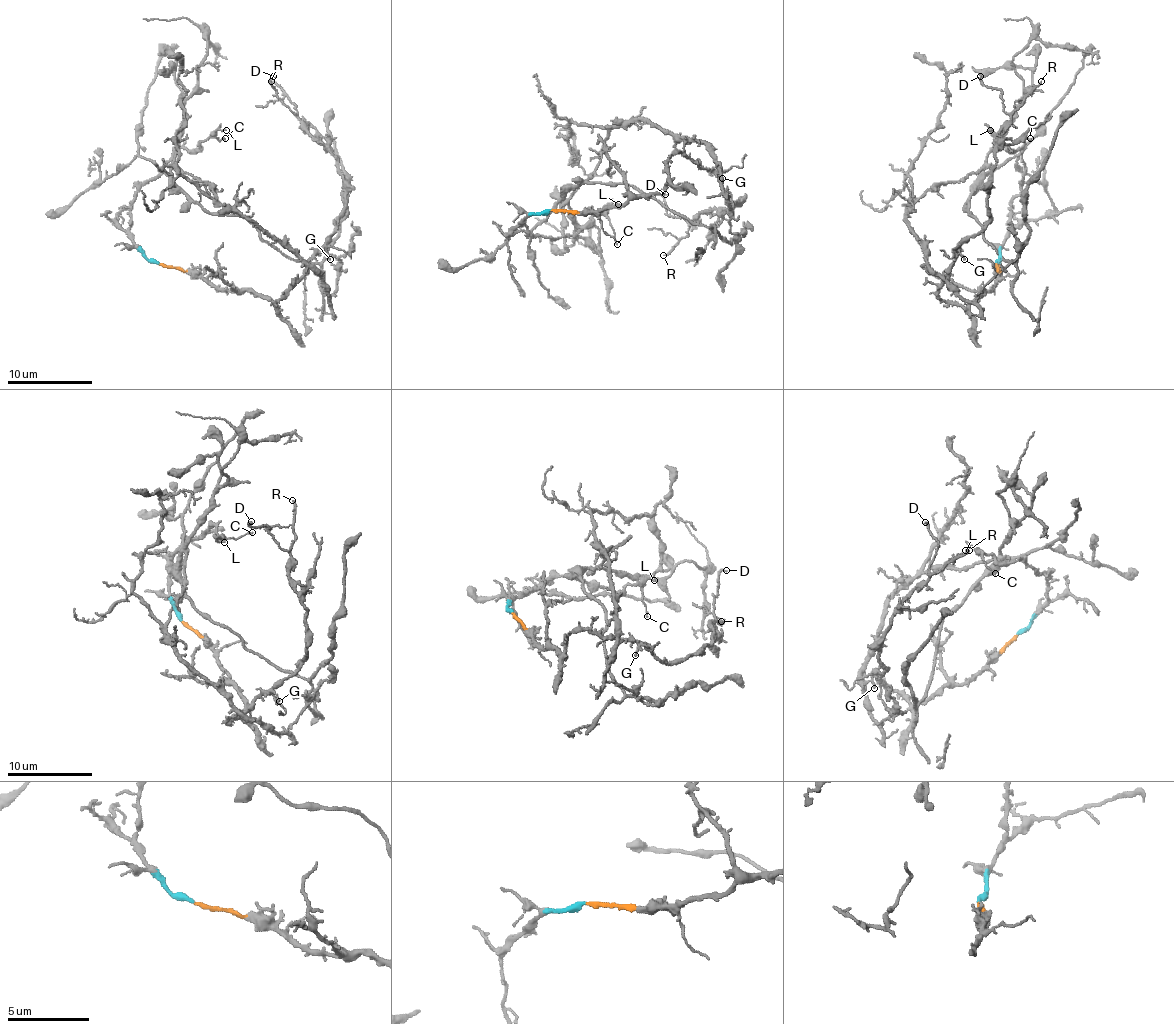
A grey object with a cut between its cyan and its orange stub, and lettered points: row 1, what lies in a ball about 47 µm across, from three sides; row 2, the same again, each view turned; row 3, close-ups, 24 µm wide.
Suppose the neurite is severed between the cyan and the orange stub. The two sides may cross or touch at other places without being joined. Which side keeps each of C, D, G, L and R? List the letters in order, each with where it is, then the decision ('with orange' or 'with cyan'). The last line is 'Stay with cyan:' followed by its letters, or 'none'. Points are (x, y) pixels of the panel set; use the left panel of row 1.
C: (225, 138) | with cyan
D: (273, 76) | with orange
G: (330, 259) | with orange
L: (226, 130) | with cyan
R: (271, 81) | with orange
Stay with cyan: C, L

